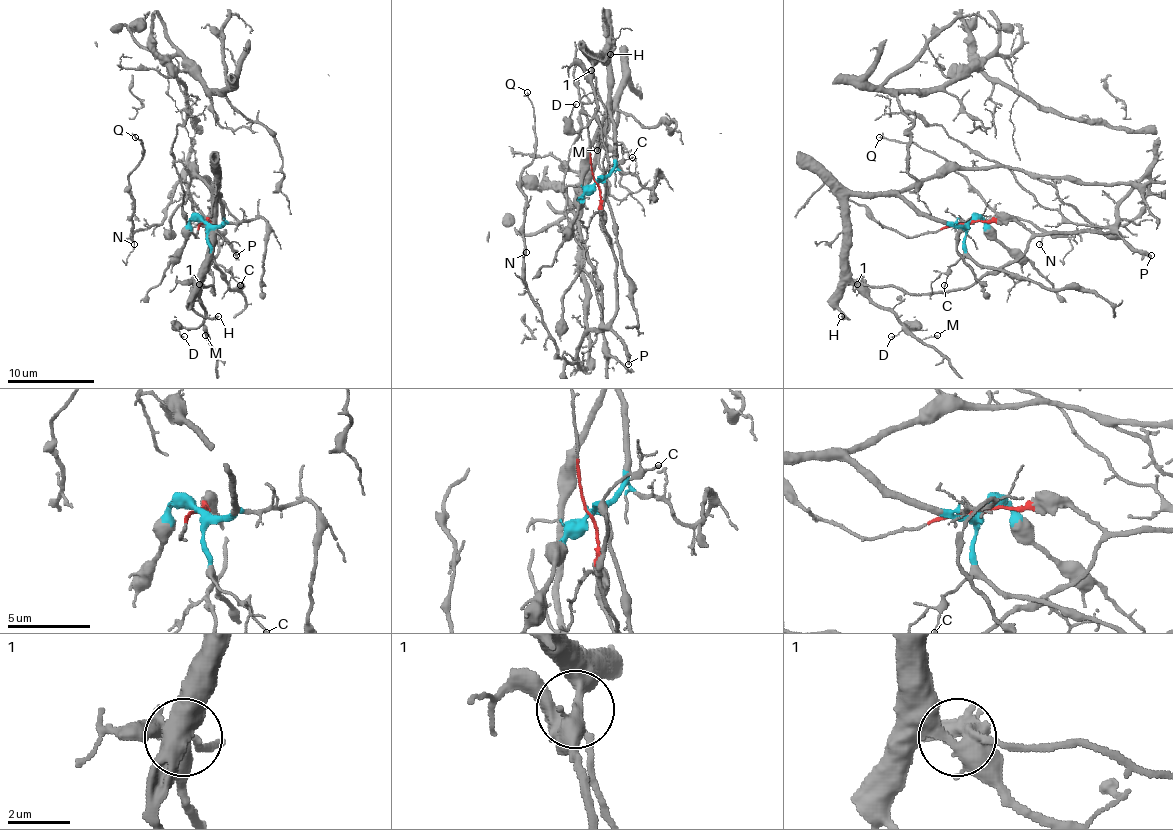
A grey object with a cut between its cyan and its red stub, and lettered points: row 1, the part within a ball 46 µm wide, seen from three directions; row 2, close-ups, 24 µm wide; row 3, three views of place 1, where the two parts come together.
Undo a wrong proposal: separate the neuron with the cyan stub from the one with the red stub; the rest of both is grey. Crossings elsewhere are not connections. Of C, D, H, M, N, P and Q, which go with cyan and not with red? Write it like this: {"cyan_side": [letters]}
{"cyan_side": ["C", "D", "H", "M"]}

